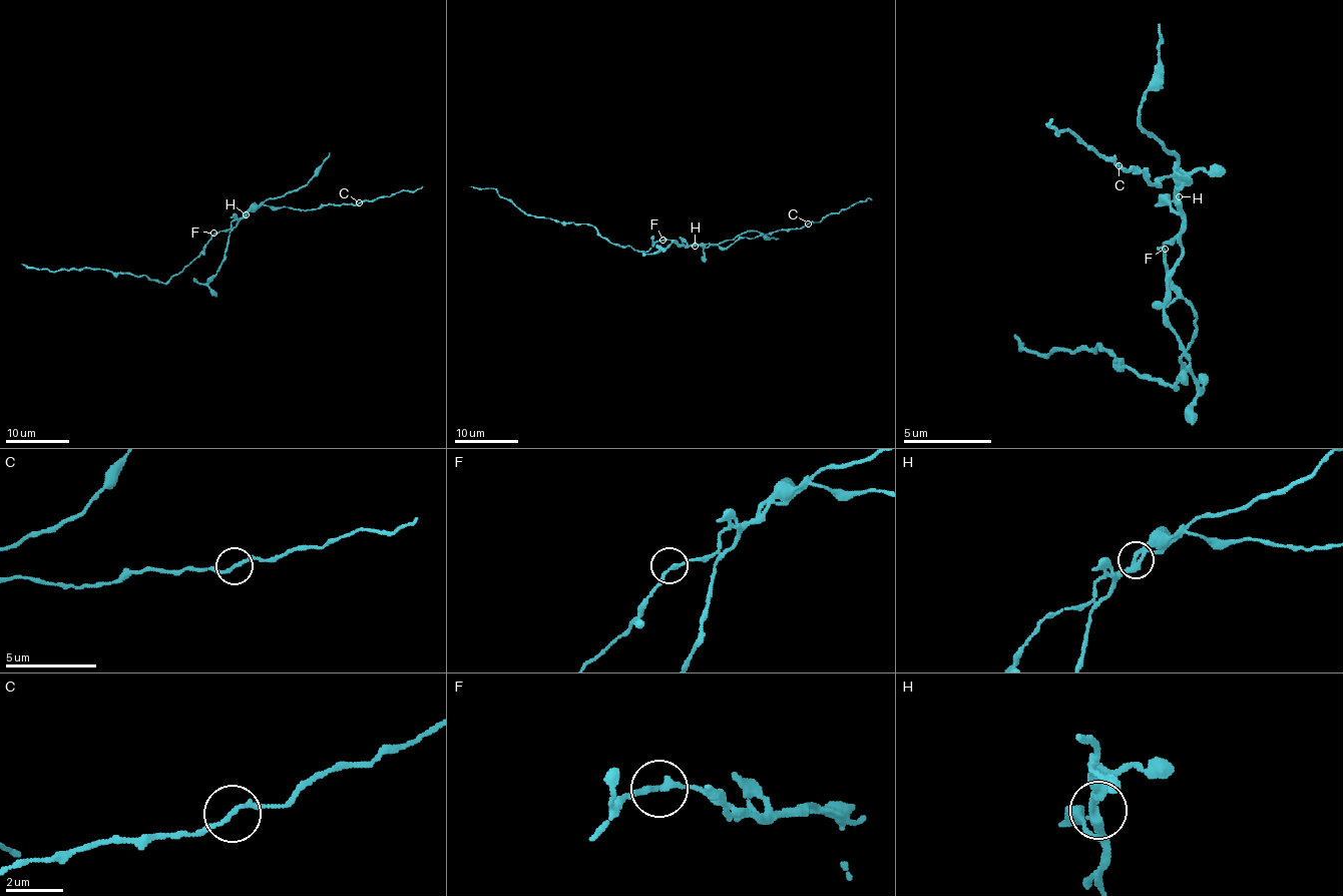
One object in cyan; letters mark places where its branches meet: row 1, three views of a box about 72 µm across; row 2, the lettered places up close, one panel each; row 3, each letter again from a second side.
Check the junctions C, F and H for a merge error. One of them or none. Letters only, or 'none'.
H

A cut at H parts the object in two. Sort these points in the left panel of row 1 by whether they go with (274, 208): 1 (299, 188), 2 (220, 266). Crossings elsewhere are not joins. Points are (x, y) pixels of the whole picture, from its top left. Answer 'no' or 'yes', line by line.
1: no
2: no

